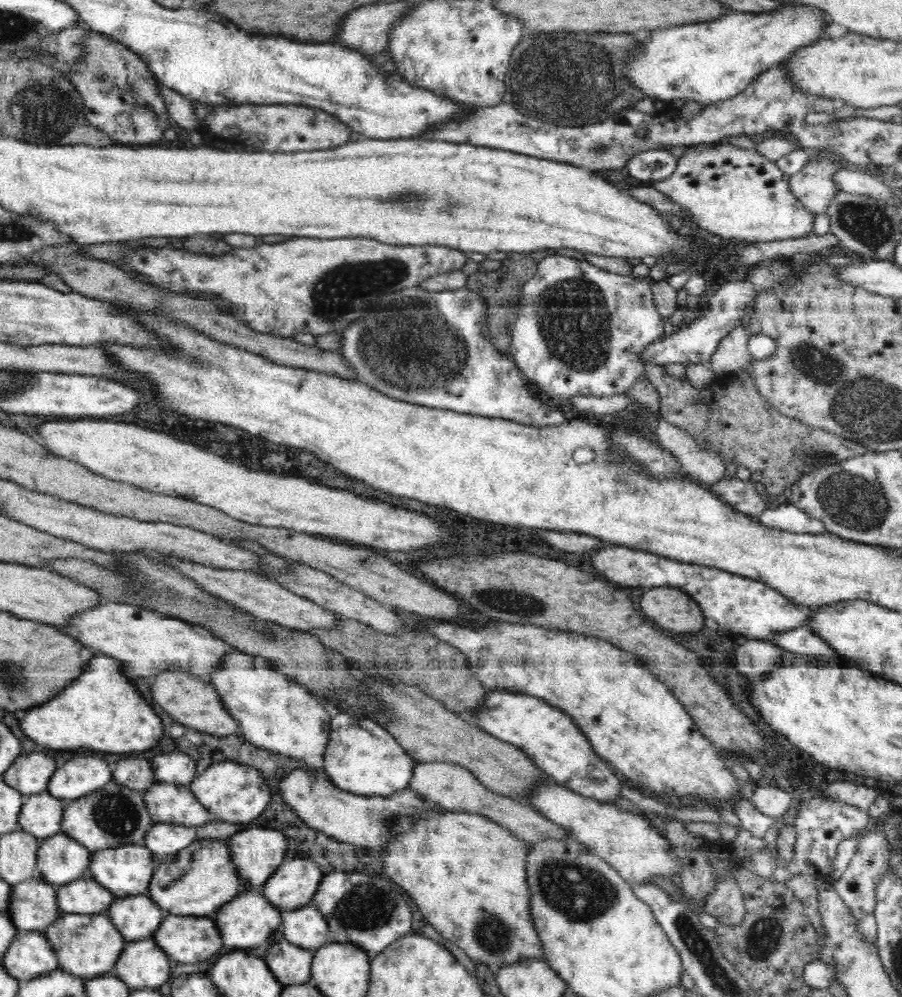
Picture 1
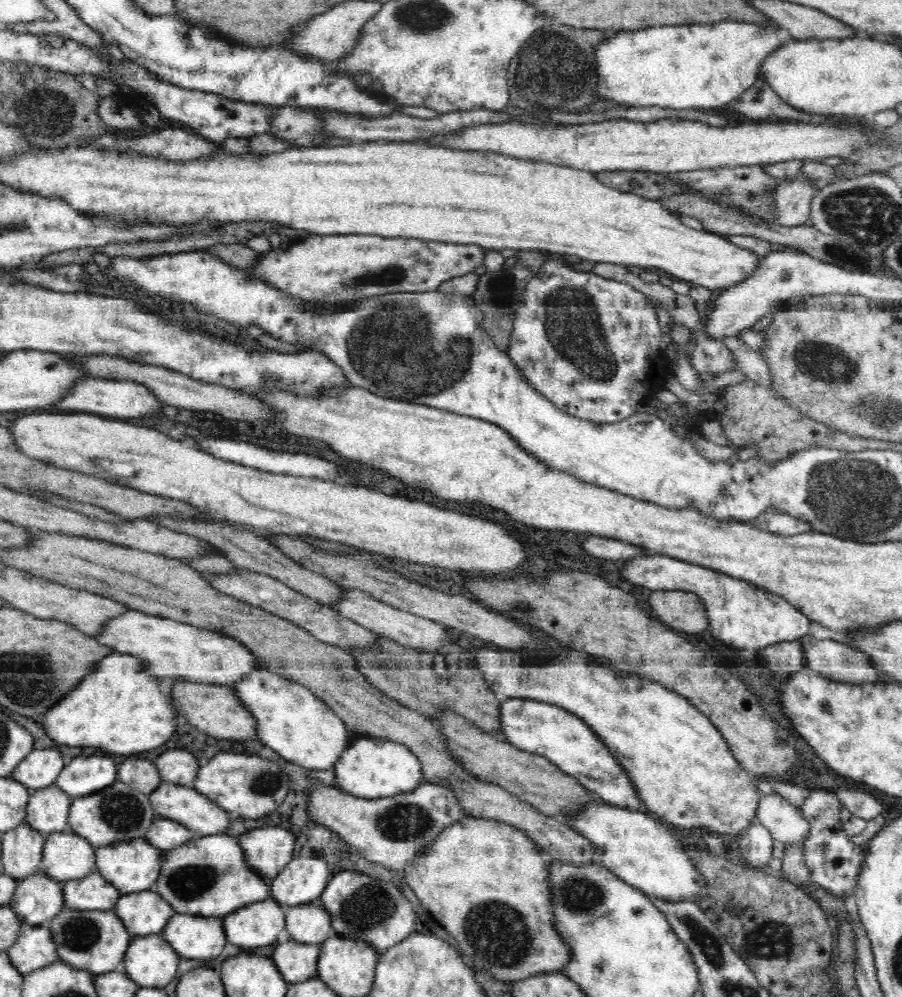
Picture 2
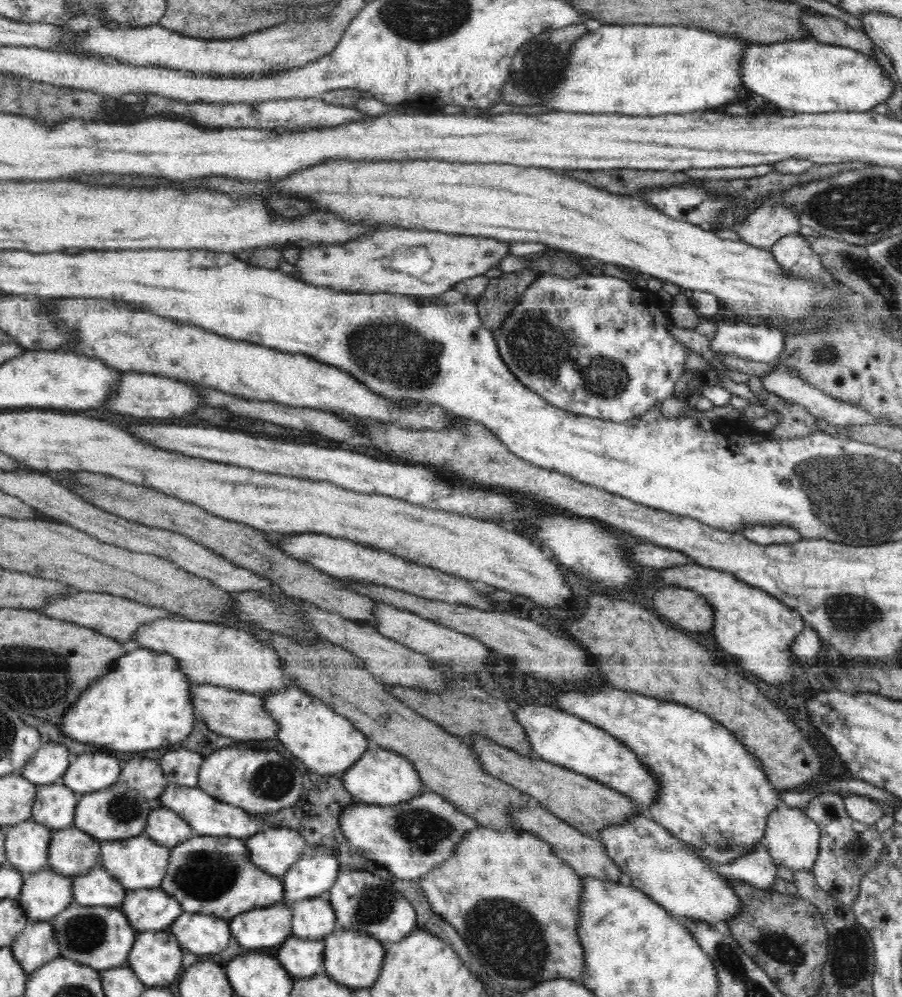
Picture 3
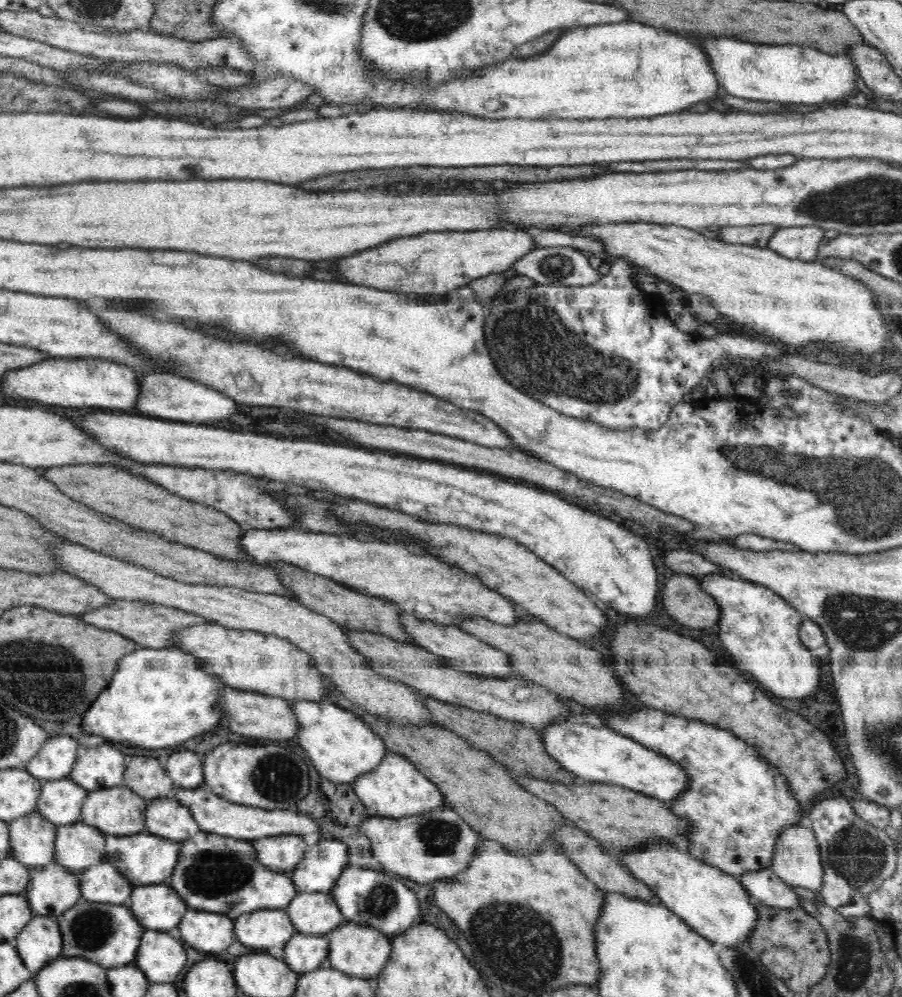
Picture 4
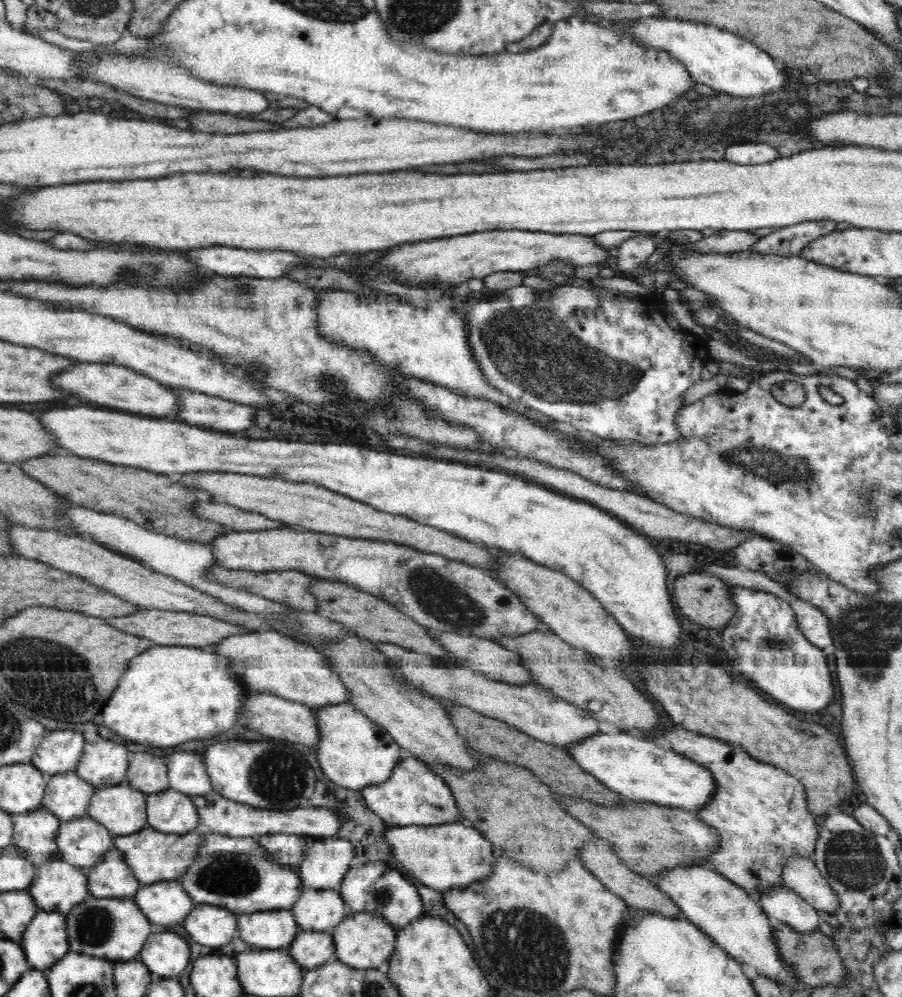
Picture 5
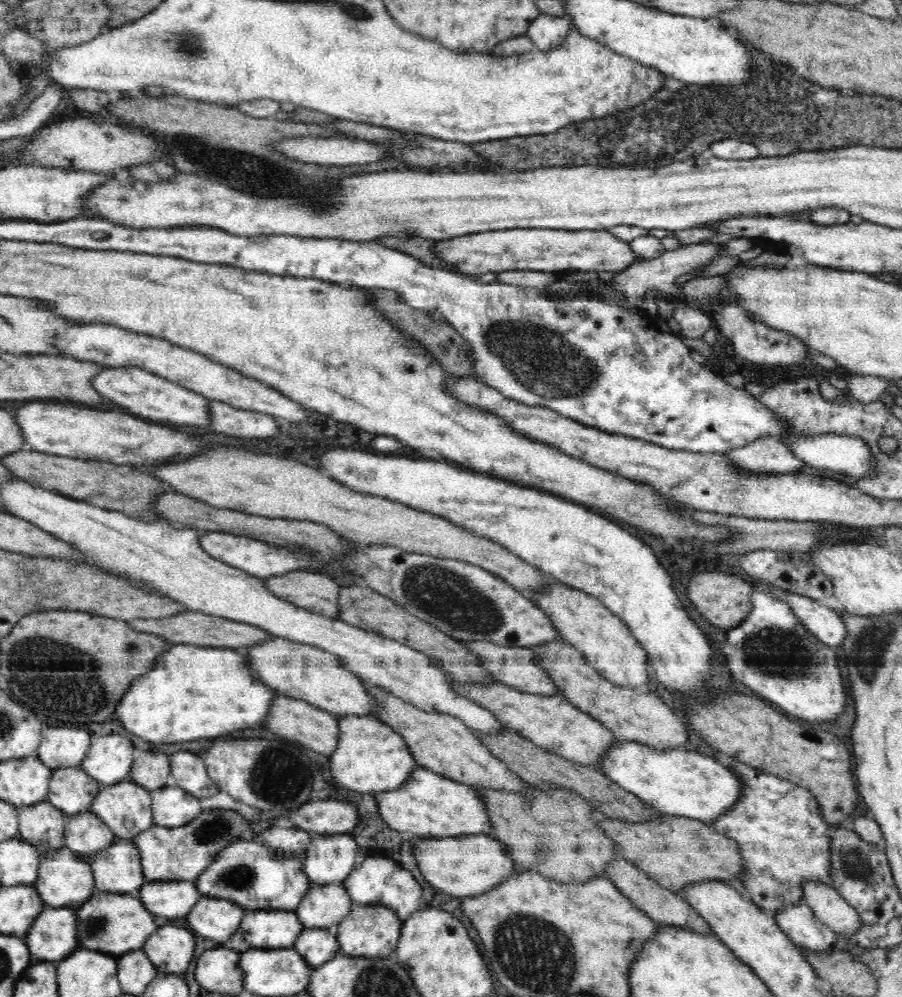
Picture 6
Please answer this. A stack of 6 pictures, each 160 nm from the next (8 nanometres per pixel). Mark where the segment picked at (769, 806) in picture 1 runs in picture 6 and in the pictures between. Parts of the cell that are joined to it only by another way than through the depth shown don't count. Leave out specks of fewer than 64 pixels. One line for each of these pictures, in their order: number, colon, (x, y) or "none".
2: (785, 822)
3: (792, 838)
4: (797, 861)
5: (800, 874)
6: (828, 905)

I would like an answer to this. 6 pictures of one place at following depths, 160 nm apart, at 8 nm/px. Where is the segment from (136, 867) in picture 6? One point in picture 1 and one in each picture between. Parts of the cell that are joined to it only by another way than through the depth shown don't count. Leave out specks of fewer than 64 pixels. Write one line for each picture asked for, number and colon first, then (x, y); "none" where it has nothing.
1: (83, 896)
2: (93, 891)
3: (95, 888)
4: (103, 882)
5: (112, 877)

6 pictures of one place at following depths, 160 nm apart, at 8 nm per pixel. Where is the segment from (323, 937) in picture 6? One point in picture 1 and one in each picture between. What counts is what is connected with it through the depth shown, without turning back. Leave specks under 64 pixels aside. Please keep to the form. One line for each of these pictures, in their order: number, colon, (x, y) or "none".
1: (291, 964)
2: (296, 962)
3: (300, 958)
4: (303, 954)
5: (309, 949)

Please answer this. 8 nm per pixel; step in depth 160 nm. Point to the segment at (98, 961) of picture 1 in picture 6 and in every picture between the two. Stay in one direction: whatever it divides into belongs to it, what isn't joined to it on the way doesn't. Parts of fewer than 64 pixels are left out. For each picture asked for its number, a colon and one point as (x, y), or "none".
2: (96, 942)
3: (101, 938)
4: (109, 935)
5: (127, 928)
6: (116, 924)

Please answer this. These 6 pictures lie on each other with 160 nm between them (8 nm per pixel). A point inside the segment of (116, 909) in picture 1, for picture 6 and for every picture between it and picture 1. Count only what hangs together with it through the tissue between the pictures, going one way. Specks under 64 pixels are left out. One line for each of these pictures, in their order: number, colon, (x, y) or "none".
2: (145, 913)
3: (151, 909)
4: (158, 907)
5: (163, 903)
6: (171, 899)

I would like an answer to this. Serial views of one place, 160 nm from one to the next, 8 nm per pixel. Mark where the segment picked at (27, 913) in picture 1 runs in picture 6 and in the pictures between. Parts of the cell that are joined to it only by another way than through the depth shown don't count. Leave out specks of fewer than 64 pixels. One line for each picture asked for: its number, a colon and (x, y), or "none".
2: (38, 898)
3: (47, 893)
4: (51, 891)
5: (58, 886)
6: (63, 879)

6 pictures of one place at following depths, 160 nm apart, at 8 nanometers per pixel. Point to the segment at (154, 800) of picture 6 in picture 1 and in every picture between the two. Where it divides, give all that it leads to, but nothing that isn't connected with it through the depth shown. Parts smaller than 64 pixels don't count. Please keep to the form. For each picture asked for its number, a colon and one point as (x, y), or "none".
1: (164, 839)
2: (165, 834)
3: (164, 826)
4: (166, 817)
5: (170, 811)

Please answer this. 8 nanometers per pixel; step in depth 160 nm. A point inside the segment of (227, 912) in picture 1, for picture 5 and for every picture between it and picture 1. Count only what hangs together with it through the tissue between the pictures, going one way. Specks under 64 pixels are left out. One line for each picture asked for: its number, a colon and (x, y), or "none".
2: (253, 925)
3: (260, 927)
4: (267, 927)
5: (268, 929)

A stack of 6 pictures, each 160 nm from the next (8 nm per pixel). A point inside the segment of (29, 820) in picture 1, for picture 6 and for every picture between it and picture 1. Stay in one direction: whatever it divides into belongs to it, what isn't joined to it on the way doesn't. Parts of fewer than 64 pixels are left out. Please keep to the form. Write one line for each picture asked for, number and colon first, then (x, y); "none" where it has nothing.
2: (47, 810)
3: (54, 806)
4: (60, 801)
5: (67, 796)
6: (71, 790)

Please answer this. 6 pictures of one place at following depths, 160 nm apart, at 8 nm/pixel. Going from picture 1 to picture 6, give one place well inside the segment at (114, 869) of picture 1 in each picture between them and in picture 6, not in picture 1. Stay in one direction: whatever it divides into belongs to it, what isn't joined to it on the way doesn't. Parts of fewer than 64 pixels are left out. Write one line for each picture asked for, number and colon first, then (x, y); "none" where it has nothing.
2: (132, 866)
3: (139, 862)
4: (143, 858)
5: (154, 856)
6: (167, 853)

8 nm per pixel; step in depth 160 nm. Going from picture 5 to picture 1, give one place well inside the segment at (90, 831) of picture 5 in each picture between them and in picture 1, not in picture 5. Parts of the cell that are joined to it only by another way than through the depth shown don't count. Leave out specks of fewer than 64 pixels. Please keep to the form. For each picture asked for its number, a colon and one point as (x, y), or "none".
1: (60, 858)
2: (66, 856)
3: (72, 852)
4: (77, 846)

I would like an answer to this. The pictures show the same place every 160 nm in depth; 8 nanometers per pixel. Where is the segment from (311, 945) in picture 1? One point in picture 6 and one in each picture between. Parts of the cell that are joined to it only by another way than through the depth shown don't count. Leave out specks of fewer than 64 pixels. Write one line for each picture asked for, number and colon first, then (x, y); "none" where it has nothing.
2: (309, 923)
3: (314, 918)
4: (310, 912)
5: (317, 909)
6: (324, 906)

